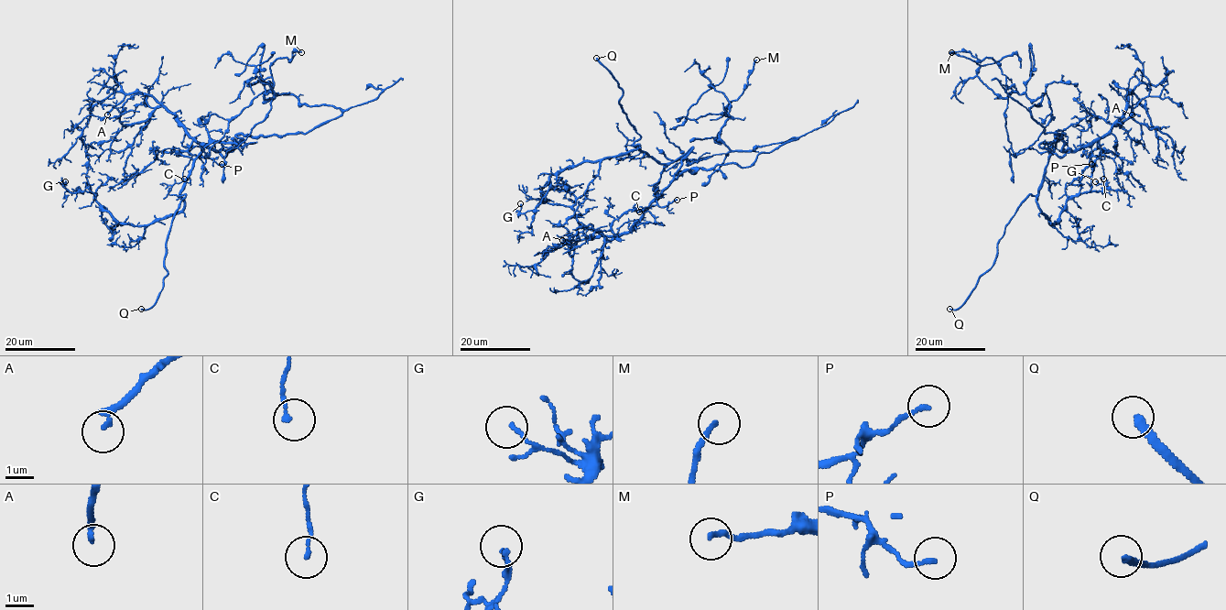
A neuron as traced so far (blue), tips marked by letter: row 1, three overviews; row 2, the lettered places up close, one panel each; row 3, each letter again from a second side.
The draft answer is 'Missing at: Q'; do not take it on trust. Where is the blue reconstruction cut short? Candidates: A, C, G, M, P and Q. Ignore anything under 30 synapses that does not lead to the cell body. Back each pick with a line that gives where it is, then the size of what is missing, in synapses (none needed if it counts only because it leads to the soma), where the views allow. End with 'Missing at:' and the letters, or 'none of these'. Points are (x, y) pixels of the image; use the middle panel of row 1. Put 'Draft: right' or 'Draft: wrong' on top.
Draft: wrong
A: at (562, 240); about 70 synapses
Q: at (596, 58)
Missing at: A, Q

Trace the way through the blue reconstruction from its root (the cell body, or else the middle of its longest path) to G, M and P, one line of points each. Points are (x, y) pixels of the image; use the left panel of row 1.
G: (234, 146), (224, 157), (234, 144), (209, 144), (184, 208), (147, 224), (119, 223), (65, 181)
M: (234, 146), (244, 136), (307, 133), (341, 114), (294, 95), (265, 99), (274, 85), (270, 65), (301, 52)
P: (234, 146), (229, 150), (201, 147), (203, 157), (222, 164)

